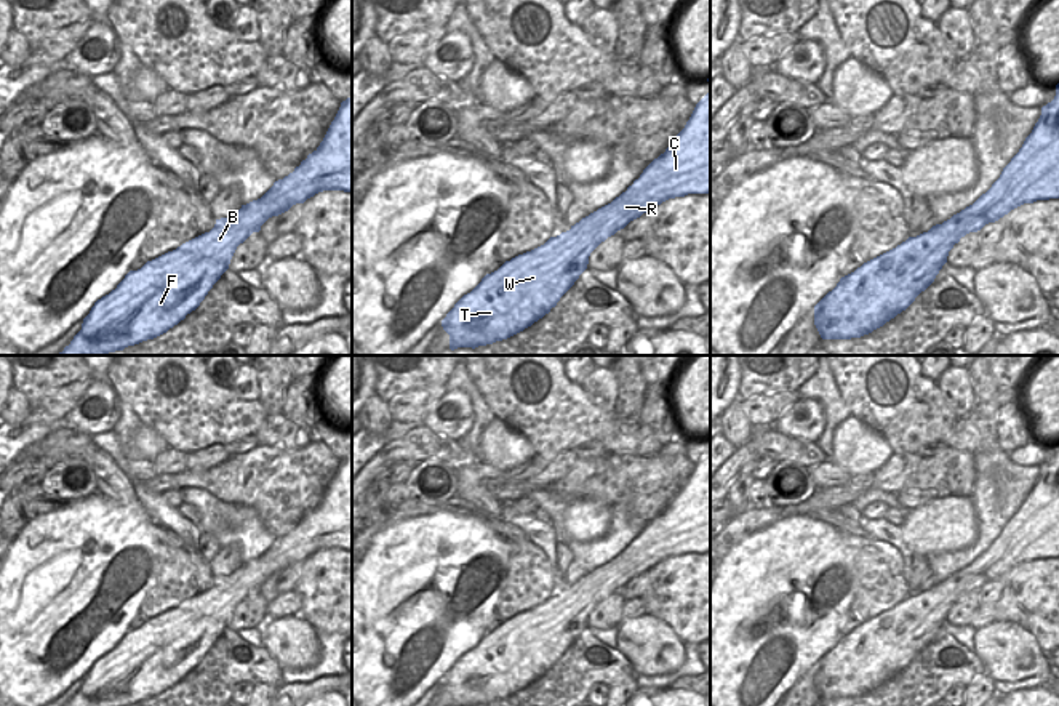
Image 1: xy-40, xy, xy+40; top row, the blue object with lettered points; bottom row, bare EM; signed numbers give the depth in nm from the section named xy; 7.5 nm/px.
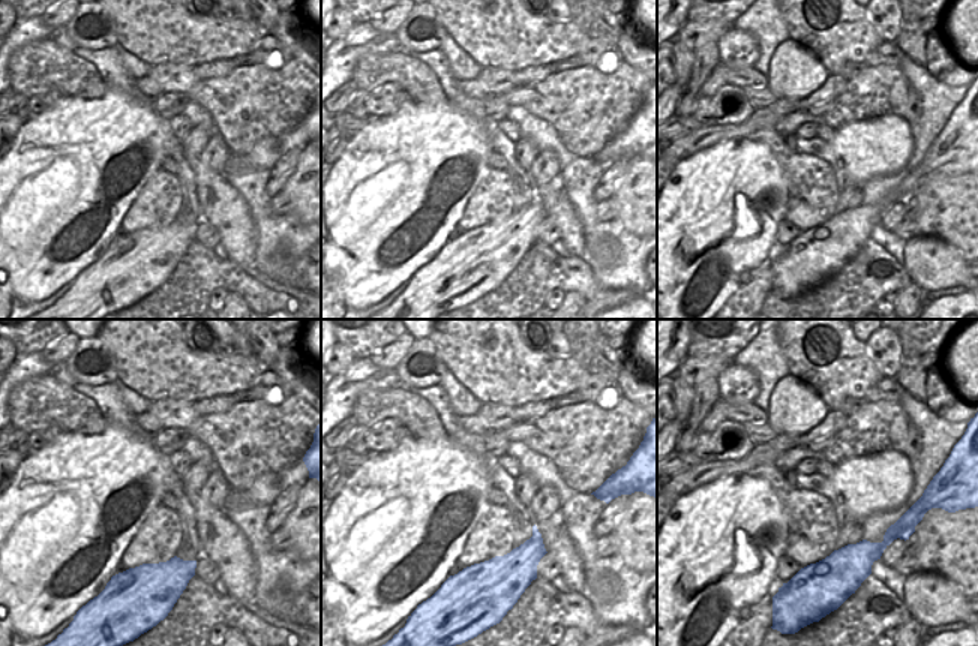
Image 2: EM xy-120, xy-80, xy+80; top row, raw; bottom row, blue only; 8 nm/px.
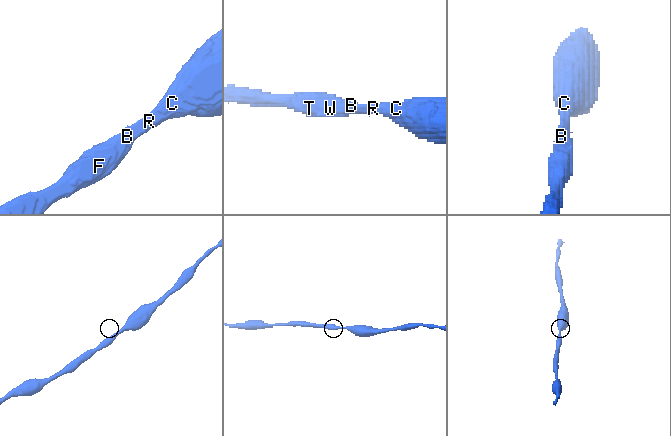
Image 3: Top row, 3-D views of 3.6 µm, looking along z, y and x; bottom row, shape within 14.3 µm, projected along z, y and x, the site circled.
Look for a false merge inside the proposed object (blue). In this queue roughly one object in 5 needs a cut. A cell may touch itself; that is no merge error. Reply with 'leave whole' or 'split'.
leave whole

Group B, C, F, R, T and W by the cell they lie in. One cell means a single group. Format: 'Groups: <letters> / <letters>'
Groups: B C F R T W.

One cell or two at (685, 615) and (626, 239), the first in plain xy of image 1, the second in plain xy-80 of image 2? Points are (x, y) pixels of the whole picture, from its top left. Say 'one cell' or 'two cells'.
two cells

